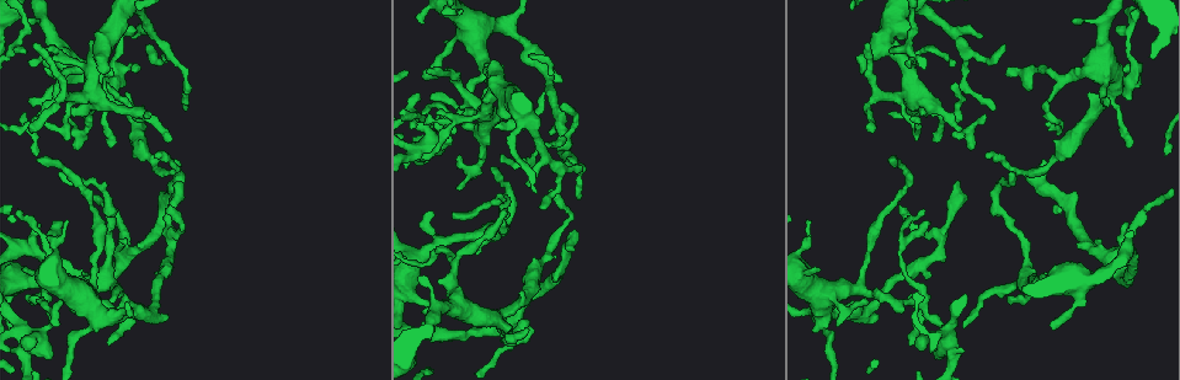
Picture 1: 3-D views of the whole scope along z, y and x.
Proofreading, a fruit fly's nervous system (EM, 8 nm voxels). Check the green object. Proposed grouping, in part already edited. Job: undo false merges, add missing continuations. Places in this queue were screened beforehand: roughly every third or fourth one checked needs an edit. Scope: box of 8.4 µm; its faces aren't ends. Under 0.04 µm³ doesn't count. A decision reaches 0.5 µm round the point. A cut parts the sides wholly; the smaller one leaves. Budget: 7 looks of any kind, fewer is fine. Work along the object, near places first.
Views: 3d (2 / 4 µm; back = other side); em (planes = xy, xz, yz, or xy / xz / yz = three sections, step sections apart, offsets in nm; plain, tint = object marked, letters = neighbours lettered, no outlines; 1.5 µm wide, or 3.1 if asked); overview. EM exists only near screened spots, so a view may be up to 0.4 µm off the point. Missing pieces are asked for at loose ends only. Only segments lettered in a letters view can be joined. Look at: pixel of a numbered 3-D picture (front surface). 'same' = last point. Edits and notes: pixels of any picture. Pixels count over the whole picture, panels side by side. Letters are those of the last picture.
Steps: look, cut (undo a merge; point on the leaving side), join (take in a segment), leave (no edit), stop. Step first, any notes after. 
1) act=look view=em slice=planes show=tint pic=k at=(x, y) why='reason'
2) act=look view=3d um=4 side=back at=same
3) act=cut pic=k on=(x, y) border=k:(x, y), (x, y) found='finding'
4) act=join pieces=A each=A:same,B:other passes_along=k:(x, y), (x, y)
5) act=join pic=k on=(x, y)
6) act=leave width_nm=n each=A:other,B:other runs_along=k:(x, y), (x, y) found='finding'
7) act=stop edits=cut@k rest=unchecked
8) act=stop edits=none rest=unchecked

act=look view=em slice=xz step=4 show=tint pic=1 at=(925, 306) why='a narrow waist'

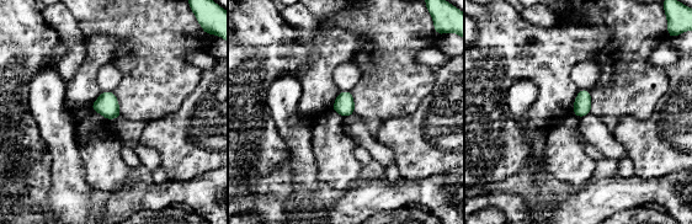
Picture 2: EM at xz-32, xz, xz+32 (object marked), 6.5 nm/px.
act=look view=em slice=xy step=8 show=letters at=same why='another direction'

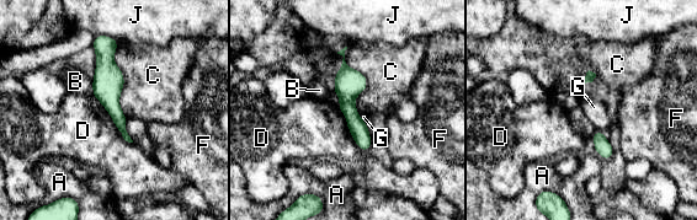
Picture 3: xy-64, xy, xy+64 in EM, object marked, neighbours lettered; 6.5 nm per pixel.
act=leave each=A:other,B:other,C:other,D:other,F:other,G:other,J:other runs_along=3:(97, 38), (123, 130) found='continuous, no second neuron'

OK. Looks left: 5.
act=look view=em slice=planes show=tint pic=1 at=(518, 39) why='three-way junction'

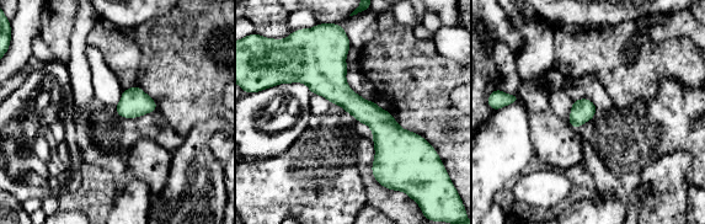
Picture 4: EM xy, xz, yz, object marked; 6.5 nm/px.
act=look view=em slice=planes show=letters at=same

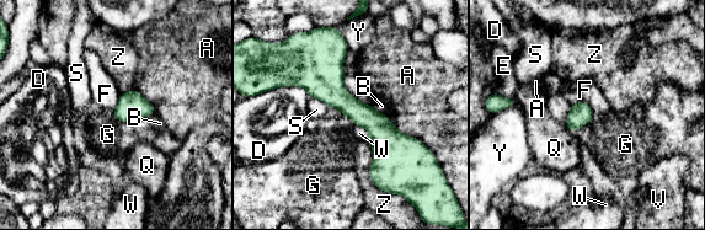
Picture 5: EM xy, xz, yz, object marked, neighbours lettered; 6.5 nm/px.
act=leave each=A:other,B:other,D:other,E:other,F:other,G:other,Q:other,S:other,V:other,W:other,Y:other,Z:other border=5:(571, 103), (587, 102), (596, 111) found='one neuron here'

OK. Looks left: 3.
act=look view=em slice=xy step=8 show=letters pic=1 at=(893, 159) why='branch stops here'

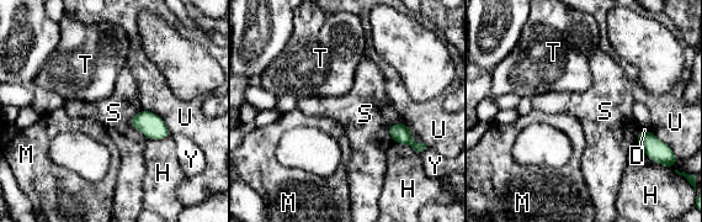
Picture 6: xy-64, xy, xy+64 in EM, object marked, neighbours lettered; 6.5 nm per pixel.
act=look view=em slice=planes show=letters at=same

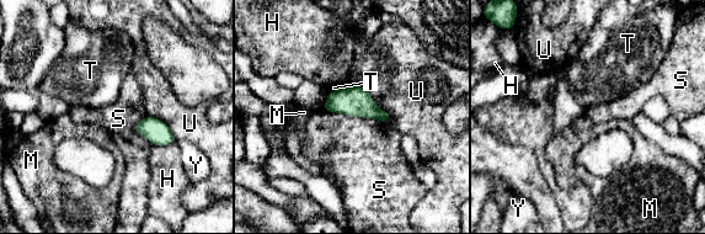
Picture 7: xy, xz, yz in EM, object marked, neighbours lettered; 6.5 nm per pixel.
act=leave each=H:other,M:other,S:other,T:other,U:other,Y:other border=7:(322, 108), (377, 118), (385, 125) found='no lettered segment goes on from it'

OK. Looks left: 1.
act=stop edits=none rest=unchecked

